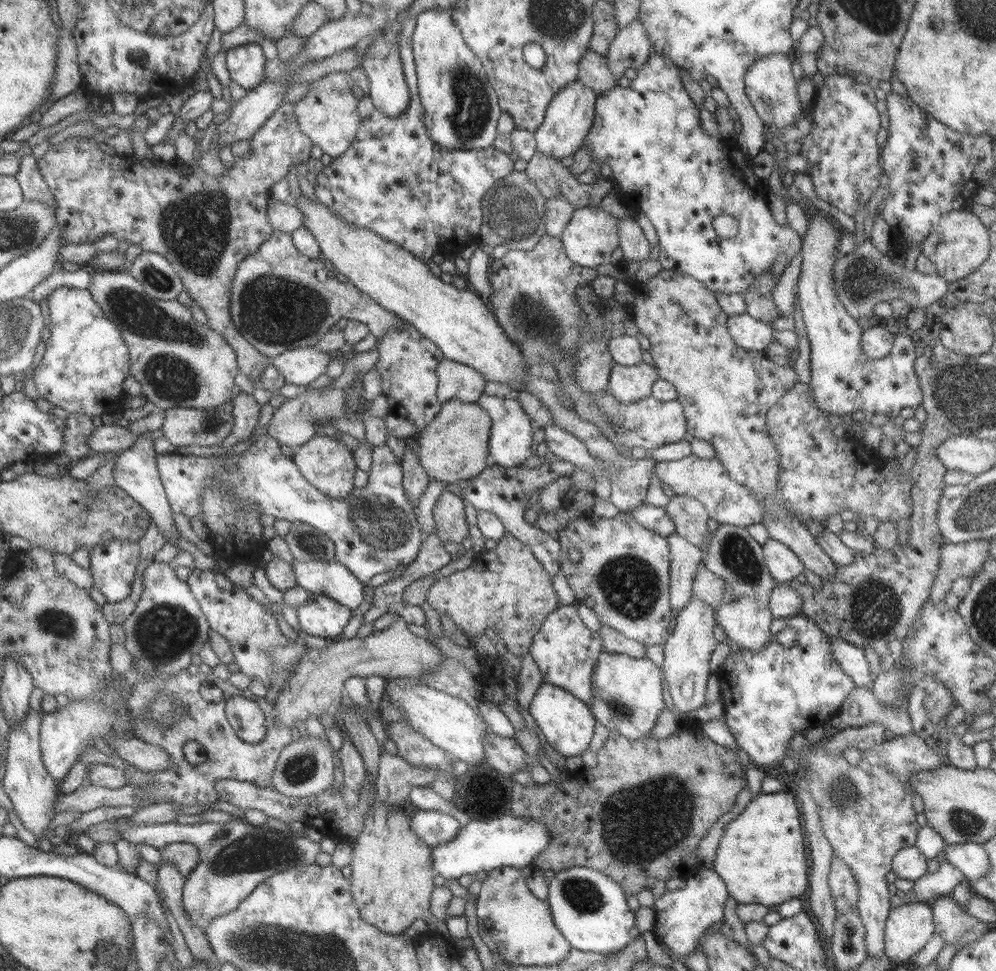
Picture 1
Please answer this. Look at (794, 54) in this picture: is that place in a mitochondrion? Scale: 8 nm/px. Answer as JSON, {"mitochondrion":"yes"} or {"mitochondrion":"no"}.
{"mitochondrion":"no"}

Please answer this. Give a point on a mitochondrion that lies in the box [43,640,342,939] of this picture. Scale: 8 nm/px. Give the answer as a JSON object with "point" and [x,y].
{"point":[169,708]}

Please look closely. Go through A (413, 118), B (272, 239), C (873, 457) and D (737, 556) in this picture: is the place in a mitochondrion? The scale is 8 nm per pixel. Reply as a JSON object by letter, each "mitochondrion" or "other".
{"A":"other","B":"other","C":"other","D":"mitochondrion"}

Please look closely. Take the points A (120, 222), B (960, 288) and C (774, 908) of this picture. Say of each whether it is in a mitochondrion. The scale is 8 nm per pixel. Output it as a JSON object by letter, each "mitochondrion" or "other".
{"A":"other","B":"other","C":"other"}

